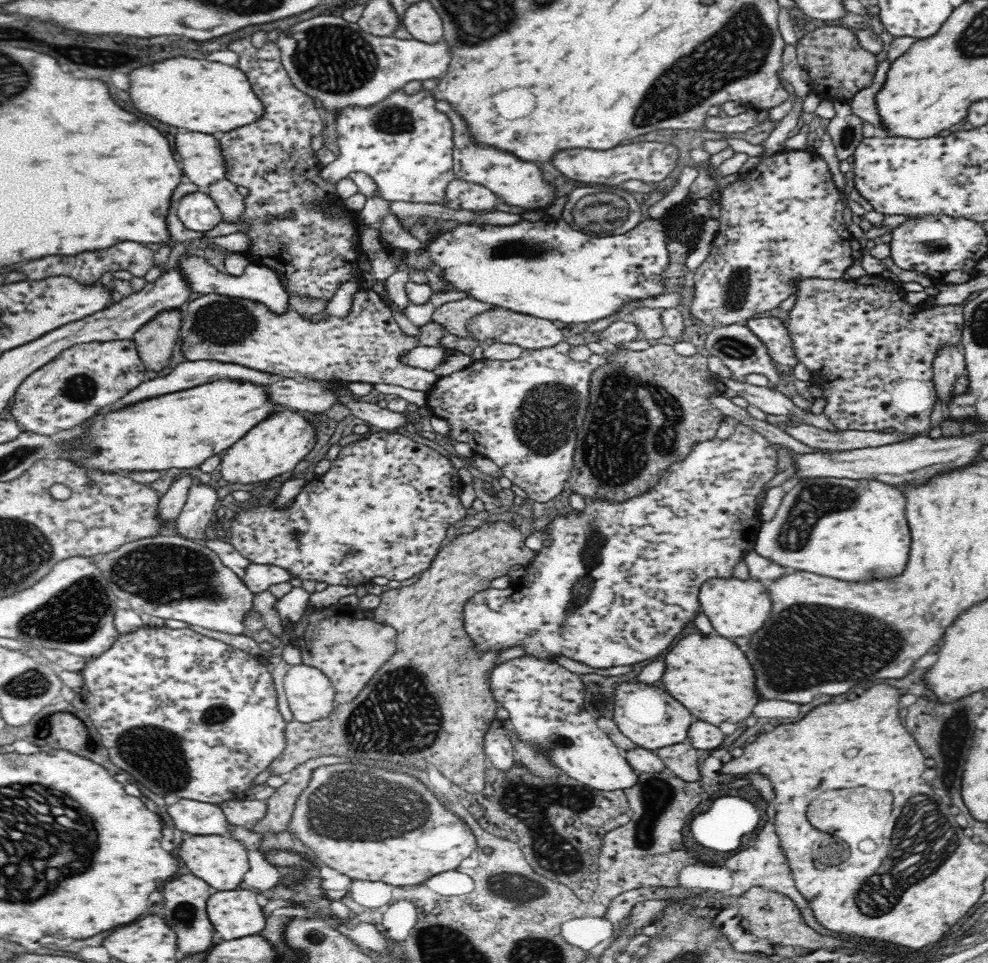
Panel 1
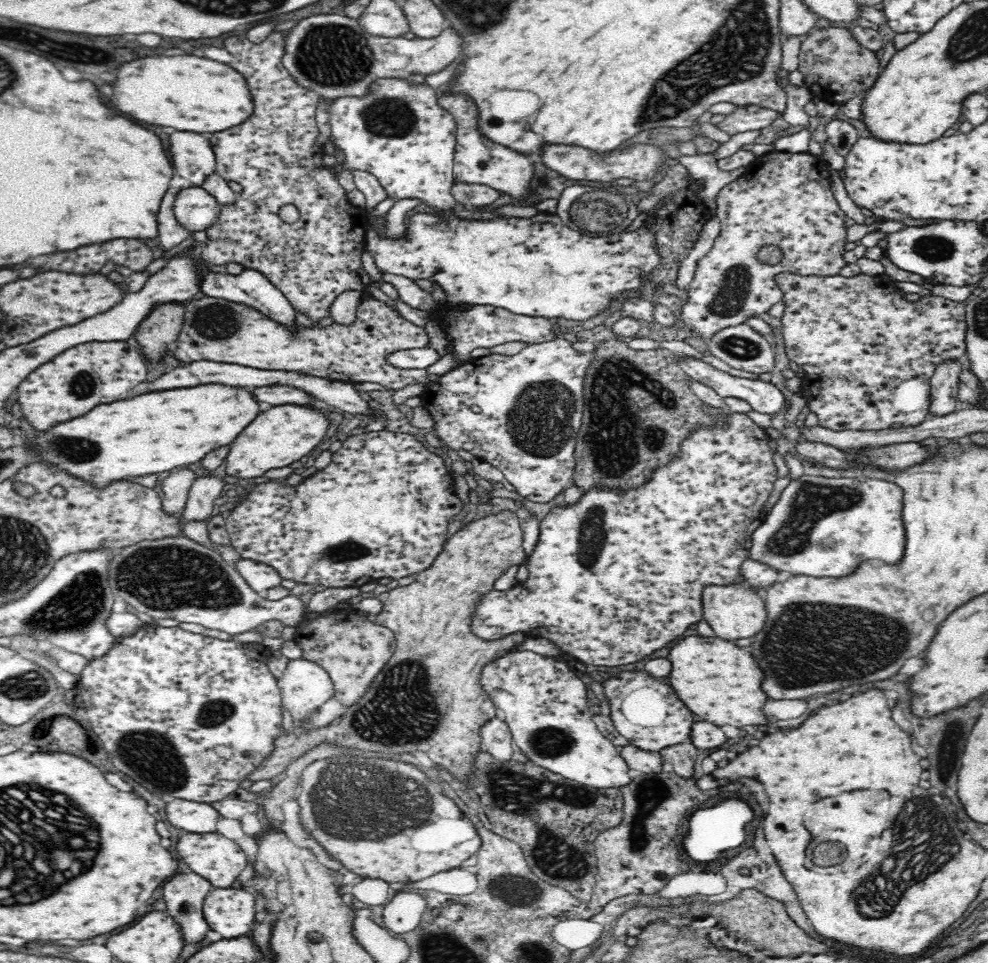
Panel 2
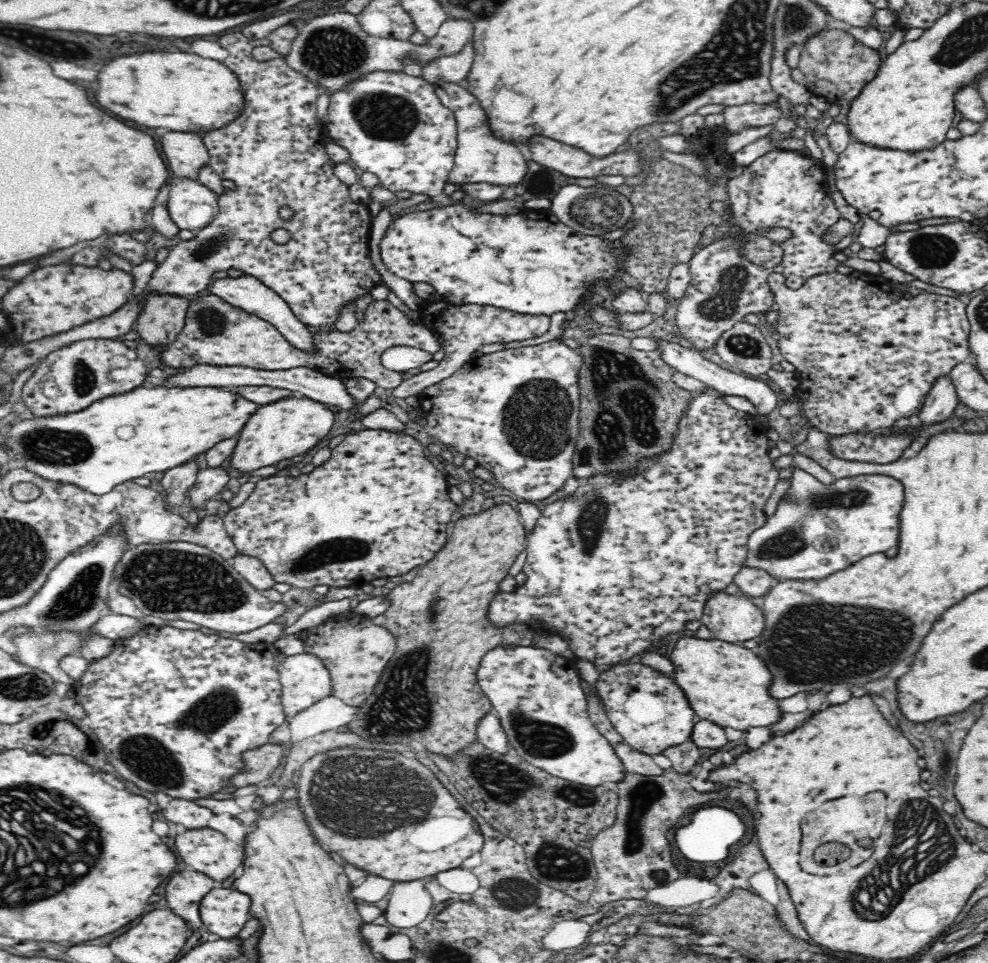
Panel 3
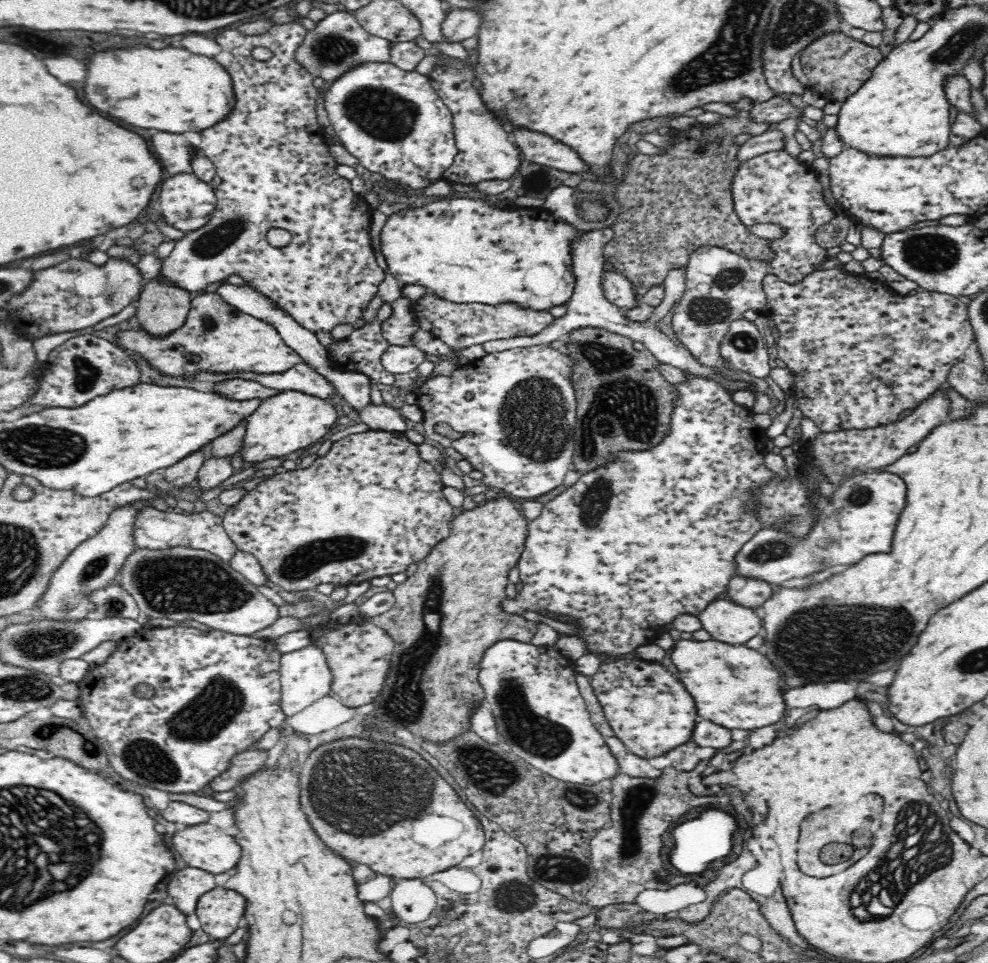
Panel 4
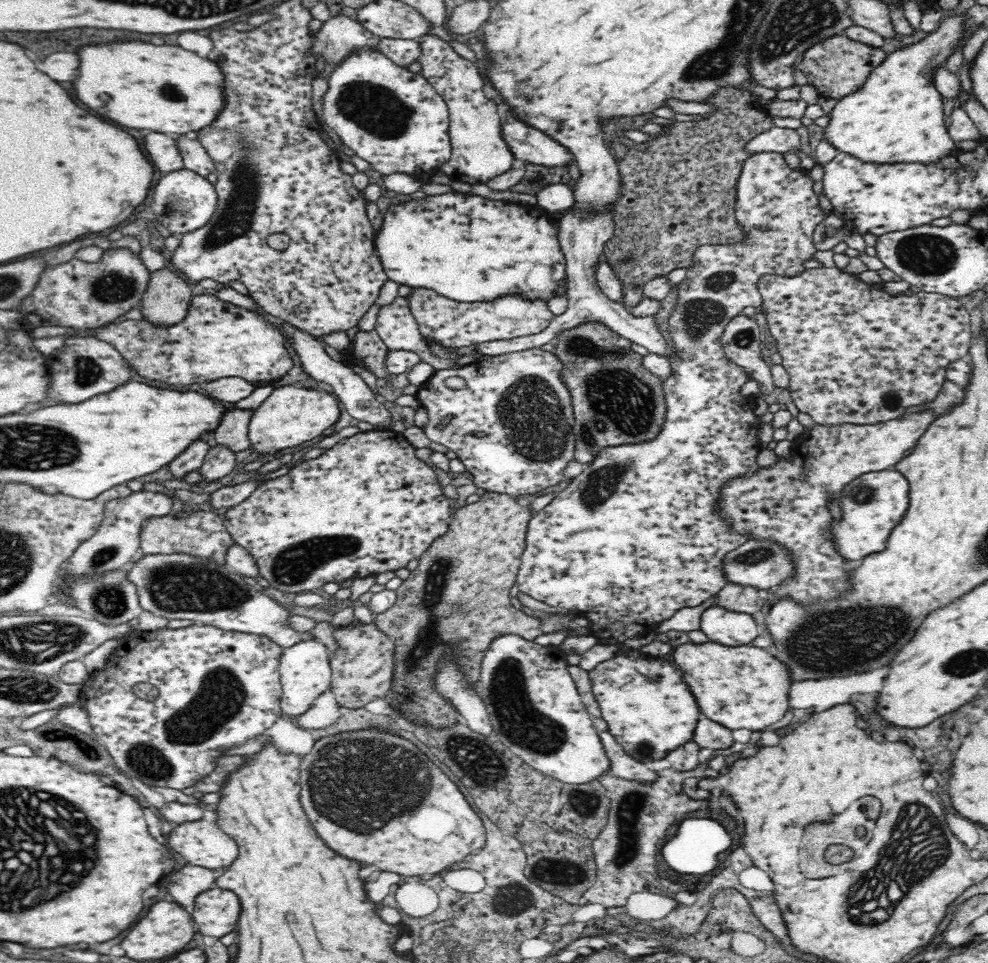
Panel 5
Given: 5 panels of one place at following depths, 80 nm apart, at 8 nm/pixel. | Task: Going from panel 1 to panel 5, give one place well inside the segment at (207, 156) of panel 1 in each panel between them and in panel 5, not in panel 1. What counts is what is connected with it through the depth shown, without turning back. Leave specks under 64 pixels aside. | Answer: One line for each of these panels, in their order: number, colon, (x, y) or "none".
2: (192, 155)
3: (186, 153)
4: (175, 153)
5: (162, 151)

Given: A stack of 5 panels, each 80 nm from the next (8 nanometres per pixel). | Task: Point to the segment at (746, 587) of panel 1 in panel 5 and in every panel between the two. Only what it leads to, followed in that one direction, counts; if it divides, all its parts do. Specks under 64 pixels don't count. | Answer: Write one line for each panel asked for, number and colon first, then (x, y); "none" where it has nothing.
2: (734, 611)
3: (732, 618)
4: (725, 621)
5: (732, 628)

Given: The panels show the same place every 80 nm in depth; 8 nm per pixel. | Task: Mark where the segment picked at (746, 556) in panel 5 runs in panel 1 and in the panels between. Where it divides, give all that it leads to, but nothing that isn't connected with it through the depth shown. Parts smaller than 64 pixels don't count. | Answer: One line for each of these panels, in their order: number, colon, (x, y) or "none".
1: (846, 529)
2: (820, 527)
3: (824, 529)
4: (860, 520)

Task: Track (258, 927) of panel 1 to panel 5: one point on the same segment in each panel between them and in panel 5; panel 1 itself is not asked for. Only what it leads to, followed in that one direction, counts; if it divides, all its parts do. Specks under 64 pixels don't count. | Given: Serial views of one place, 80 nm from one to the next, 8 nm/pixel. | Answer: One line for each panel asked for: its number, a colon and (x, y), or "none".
2: (230, 912)
3: (224, 910)
4: (220, 910)
5: (217, 910)

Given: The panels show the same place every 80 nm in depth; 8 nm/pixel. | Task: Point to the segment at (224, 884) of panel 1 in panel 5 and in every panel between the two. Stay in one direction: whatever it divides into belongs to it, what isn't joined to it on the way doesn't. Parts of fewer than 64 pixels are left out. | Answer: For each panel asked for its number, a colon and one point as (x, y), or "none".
2: (218, 859)
3: (206, 850)
4: (205, 846)
5: (202, 843)

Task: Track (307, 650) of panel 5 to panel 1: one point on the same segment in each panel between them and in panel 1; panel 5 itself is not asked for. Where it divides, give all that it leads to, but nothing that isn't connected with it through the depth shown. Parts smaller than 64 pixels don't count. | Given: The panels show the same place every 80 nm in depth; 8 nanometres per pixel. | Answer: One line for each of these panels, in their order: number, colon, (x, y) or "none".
1: (310, 693)
2: (304, 685)
3: (304, 679)
4: (305, 676)

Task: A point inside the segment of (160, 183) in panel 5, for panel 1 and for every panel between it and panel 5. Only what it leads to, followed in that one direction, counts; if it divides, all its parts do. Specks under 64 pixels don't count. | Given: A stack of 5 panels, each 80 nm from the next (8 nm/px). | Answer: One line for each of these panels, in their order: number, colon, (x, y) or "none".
1: (197, 210)
2: (195, 209)
3: (191, 205)
4: (187, 203)

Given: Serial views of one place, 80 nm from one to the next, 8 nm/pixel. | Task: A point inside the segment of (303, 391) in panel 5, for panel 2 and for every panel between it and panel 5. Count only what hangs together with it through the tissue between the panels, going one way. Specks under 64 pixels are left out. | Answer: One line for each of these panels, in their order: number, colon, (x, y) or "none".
2: (275, 438)
3: (291, 426)
4: (290, 420)

